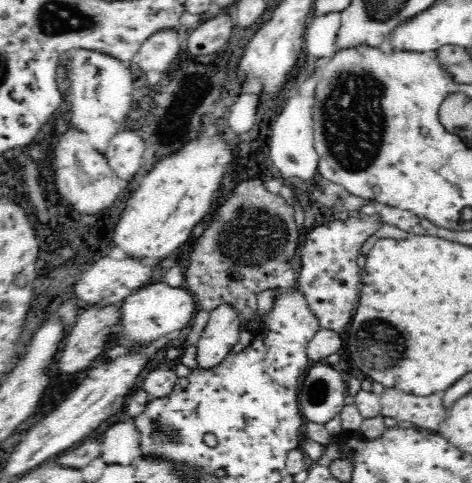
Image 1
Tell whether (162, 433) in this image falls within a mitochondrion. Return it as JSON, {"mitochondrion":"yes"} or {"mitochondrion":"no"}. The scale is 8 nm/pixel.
{"mitochondrion":"yes"}

